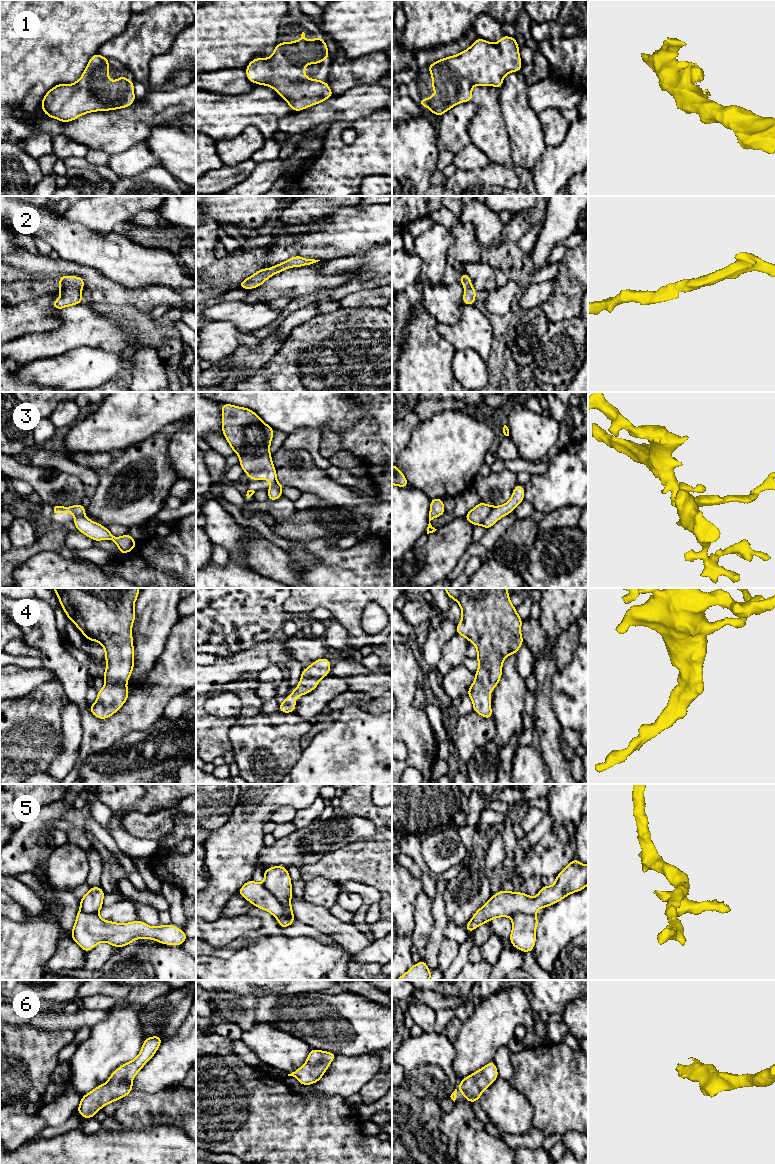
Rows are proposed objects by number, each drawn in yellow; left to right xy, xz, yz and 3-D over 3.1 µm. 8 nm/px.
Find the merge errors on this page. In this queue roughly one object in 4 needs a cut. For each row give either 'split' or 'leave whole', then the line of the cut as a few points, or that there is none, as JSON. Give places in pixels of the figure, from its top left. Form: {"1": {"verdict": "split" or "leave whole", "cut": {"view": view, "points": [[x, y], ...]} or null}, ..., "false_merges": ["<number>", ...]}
{"1": {"verdict": "leave whole", "cut": null}, "2": {"verdict": "leave whole", "cut": null}, "3": {"verdict": "split", "cut": {"view": "yz", "points": [[492, 506], [489, 514], [481, 524]]}}, "4": {"verdict": "leave whole", "cut": null}, "5": {"verdict": "split", "cut": {"view": "xz", "points": [[263, 883], [285, 911], [285, 914], [278, 921]]}}, "6": {"verdict": "leave whole", "cut": null}, "false_merges": ["3", "5"]}

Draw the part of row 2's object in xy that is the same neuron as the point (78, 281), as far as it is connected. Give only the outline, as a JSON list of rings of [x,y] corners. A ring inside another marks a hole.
[[[62,275],[58,280],[58,291],[61,293],[61,296],[53,301],[53,308],[61,310],[68,306],[83,303],[81,289],[85,287],[85,282],[82,277]]]

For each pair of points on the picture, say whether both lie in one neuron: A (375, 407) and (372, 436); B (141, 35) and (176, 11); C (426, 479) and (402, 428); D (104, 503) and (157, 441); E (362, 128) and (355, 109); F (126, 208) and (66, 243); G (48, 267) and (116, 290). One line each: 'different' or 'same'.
A: same
B: same
C: different
D: same
E: different
F: different
G: same

